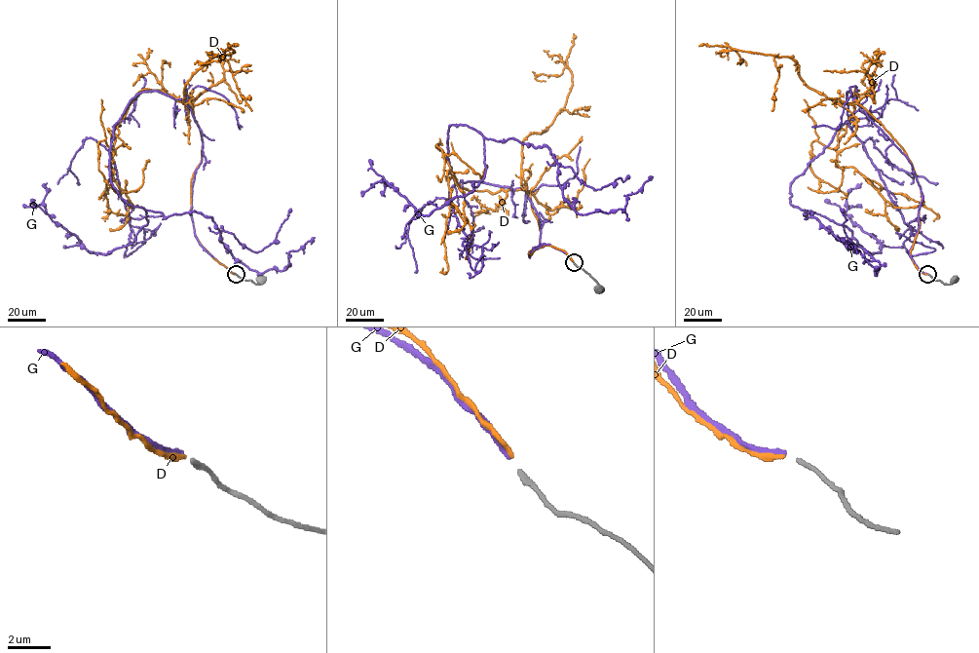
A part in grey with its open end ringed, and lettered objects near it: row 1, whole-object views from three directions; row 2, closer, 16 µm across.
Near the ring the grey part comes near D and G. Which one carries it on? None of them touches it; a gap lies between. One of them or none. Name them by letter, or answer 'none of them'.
D

